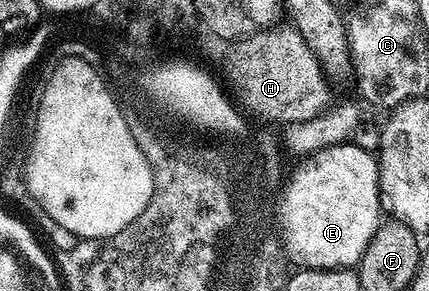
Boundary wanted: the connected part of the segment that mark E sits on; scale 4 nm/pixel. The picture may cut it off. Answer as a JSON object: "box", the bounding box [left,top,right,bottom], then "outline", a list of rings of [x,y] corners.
{"box":[289,142,383,269],"outline":[[[346,142],[302,159],[296,165],[293,185],[289,188],[289,212],[289,240],[292,249],[301,255],[299,265],[307,268],[356,269],[383,223],[378,157],[372,151],[361,148],[360,143]]]}

